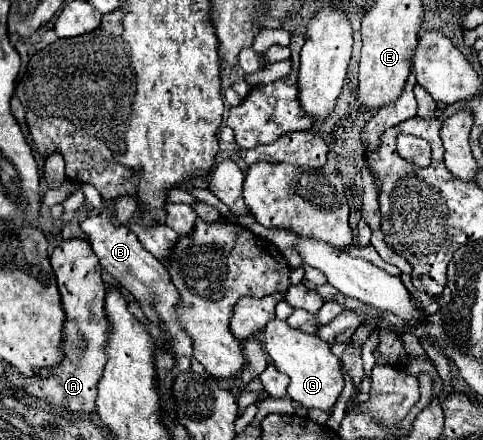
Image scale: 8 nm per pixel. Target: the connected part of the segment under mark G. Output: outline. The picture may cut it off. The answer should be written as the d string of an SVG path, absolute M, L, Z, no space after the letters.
M278 318L266 324L262 338L264 338L264 350L270 356L272 364L278 368L278 372L290 378L288 386L290 398L294 398L294 402L306 408L332 410L336 398L344 388L344 376L340 372L340 360L330 352L330 346L316 334L300 332L292 328L288 322Z

